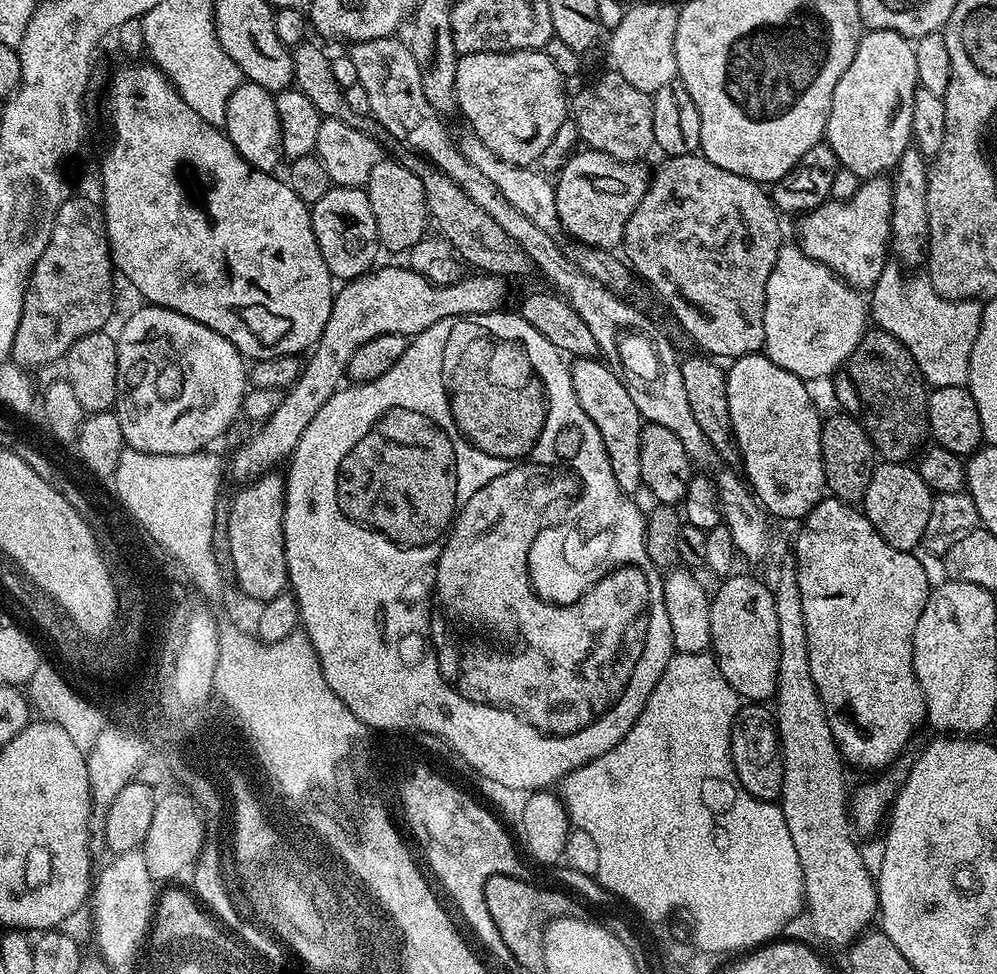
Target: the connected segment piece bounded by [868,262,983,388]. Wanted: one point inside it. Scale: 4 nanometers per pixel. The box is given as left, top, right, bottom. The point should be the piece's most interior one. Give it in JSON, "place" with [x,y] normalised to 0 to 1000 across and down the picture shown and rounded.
{"place":[943,342]}

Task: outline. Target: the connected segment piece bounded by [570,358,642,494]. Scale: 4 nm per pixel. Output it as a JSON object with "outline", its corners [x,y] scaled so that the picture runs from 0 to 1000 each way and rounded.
{"outline":[[[578,368],[573,371],[572,381],[580,417],[584,417],[588,429],[592,429],[600,446],[604,446],[604,458],[608,458],[614,493],[620,495],[626,505],[638,507],[644,501],[644,428],[640,417],[636,417],[632,405],[628,405],[625,389],[609,373],[601,369]]]}

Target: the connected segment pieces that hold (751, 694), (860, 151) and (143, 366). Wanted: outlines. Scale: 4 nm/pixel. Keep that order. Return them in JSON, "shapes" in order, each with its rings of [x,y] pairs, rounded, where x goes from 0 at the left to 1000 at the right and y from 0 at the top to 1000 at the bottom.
{"shapes":[[[[734,589],[725,597],[719,608],[713,609],[712,615],[712,668],[717,674],[728,700],[750,721],[770,721],[777,716],[778,697],[780,696],[780,630],[776,626],[775,605],[754,591]]],[[[897,31],[868,32],[861,51],[857,51],[857,64],[841,80],[837,105],[832,105],[828,146],[843,163],[844,172],[864,183],[887,181],[898,174],[906,156],[916,147],[920,89],[916,42]]],[[[143,313],[117,342],[118,398],[114,420],[122,435],[125,457],[150,466],[189,466],[206,461],[240,428],[249,399],[246,367],[223,343],[186,323]]]]}

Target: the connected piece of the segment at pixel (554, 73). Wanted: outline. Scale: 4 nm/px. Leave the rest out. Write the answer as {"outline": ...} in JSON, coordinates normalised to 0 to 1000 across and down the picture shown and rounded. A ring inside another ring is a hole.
{"outline":[[[545,51],[537,53],[484,53],[483,55],[471,55],[470,57],[461,57],[458,64],[458,80],[457,80],[457,109],[460,118],[465,118],[469,122],[468,130],[479,142],[483,142],[483,146],[487,146],[487,151],[495,154],[495,158],[499,162],[504,162],[508,166],[516,166],[527,170],[534,170],[541,165],[545,154],[556,143],[556,138],[566,123],[572,119],[572,99],[566,95],[567,79],[563,78],[560,68],[556,68],[556,64],[552,64],[552,60],[548,60]]]}

